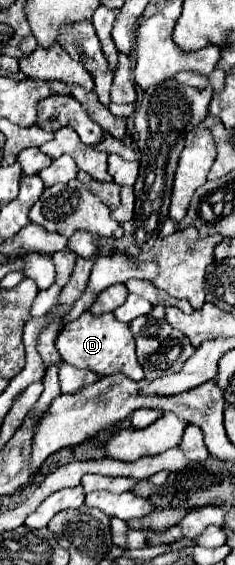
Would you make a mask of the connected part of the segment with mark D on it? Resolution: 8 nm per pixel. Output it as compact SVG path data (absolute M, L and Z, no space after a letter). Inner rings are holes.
M83 312L77 320L71 320L69 324L63 326L59 332L55 346L61 354L61 358L77 368L87 368L97 372L99 376L109 376L109 374L125 374L133 380L143 380L143 368L137 362L135 356L135 340L127 324L115 320L113 312L93 316L91 312Z

